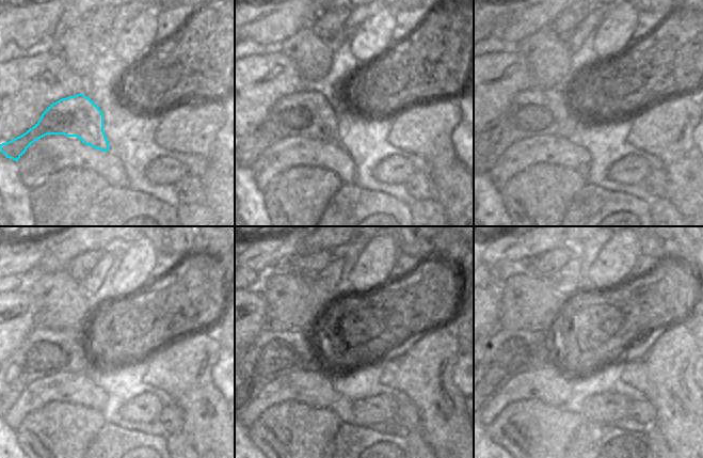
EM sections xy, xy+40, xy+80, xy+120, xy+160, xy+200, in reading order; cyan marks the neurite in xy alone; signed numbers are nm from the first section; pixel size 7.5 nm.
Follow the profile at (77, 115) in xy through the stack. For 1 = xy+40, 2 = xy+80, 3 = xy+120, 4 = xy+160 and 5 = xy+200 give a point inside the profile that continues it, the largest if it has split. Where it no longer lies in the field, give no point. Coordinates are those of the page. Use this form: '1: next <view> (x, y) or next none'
1: next xy+40 (306, 113)
2: next xy+80 (534, 111)
3: next xy+120 (46, 351)
4: next xy+160 (283, 352)
5: next xy+200 (523, 350)

